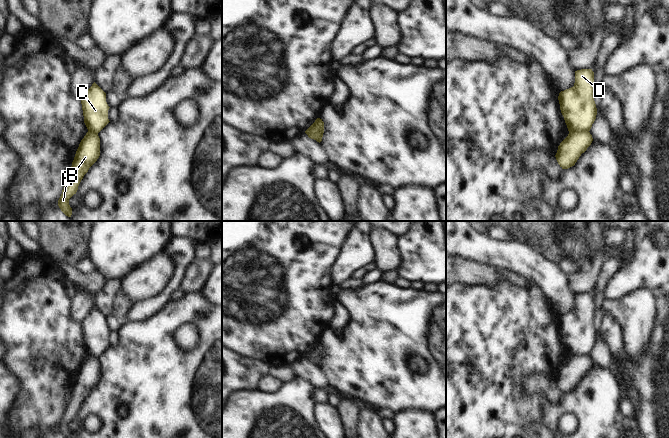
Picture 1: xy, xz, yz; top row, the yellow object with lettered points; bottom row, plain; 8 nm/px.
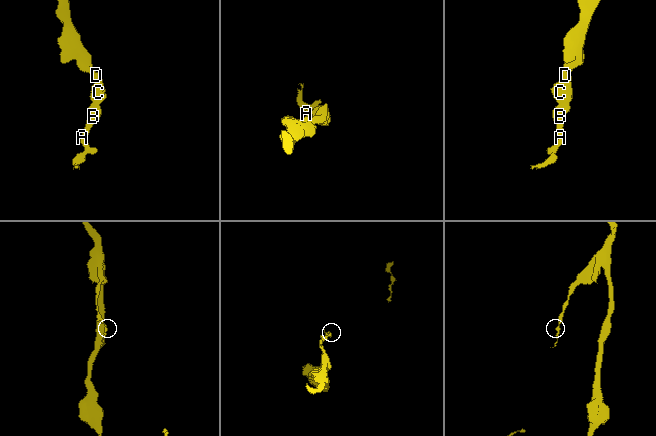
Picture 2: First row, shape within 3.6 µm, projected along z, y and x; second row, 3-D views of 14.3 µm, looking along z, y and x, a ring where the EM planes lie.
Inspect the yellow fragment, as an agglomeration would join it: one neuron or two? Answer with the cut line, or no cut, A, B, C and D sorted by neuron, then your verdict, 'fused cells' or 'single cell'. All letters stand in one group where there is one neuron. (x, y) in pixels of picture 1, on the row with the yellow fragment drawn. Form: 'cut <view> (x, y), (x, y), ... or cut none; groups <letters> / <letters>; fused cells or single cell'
cut yz (588, 130), (571, 130), (569, 132); groups A B / C D; fused cells

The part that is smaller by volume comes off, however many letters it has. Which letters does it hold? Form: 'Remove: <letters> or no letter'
Remove: A, B

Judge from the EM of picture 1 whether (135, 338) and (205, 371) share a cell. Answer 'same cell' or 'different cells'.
same cell

